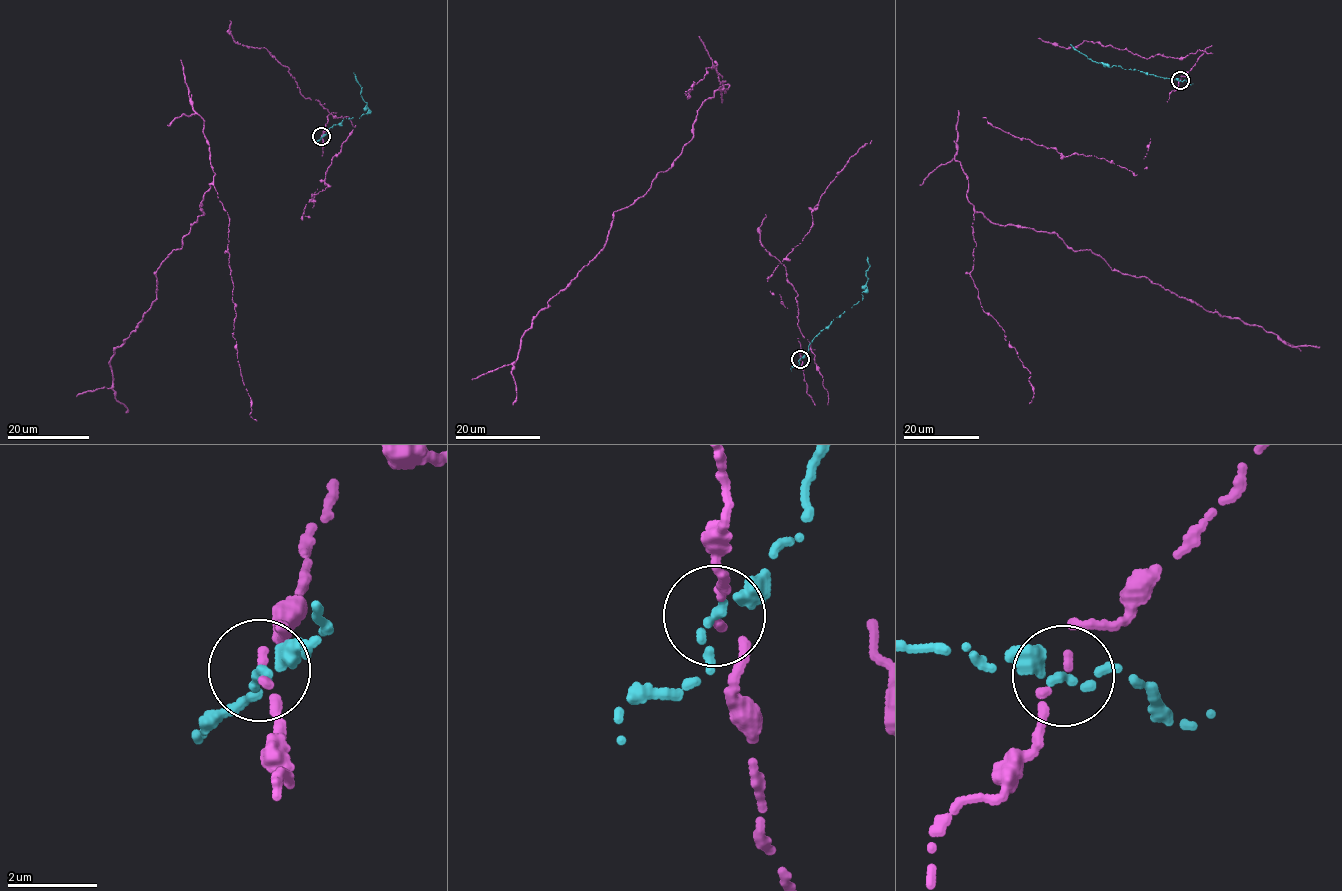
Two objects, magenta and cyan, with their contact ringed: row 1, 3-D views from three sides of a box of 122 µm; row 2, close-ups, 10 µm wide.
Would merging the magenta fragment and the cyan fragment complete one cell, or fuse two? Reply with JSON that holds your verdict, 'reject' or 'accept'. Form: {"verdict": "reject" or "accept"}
{"verdict": "reject"}

